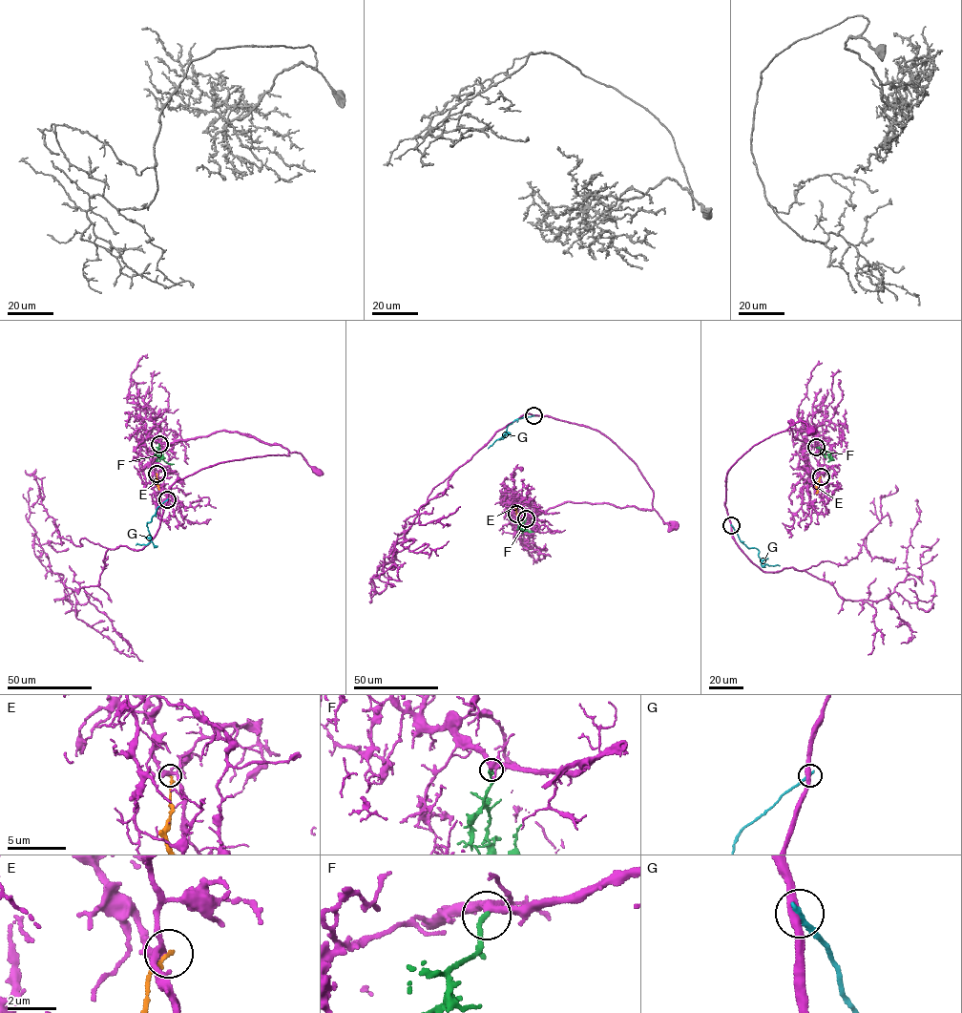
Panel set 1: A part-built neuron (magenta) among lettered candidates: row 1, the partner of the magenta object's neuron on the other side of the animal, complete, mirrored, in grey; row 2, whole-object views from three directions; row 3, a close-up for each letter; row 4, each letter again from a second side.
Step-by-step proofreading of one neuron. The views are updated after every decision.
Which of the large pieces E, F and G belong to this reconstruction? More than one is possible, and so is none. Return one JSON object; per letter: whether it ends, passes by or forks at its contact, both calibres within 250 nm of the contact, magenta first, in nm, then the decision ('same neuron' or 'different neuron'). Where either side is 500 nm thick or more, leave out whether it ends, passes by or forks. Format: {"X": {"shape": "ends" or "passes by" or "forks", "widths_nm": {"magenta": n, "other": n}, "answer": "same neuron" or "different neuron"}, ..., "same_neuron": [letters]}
{"E": {"shape": "ends", "widths_nm": {"magenta": 320, "other": 220}, "answer": "different neuron"}, "F": {"shape": "ends", "widths_nm": {"magenta": 300, "other": 220}, "answer": "same neuron"}, "G": {"shape": "ends", "widths_nm": {"magenta": 380, "other": 240}, "answer": "different neuron"}, "same_neuron": ["F"]}

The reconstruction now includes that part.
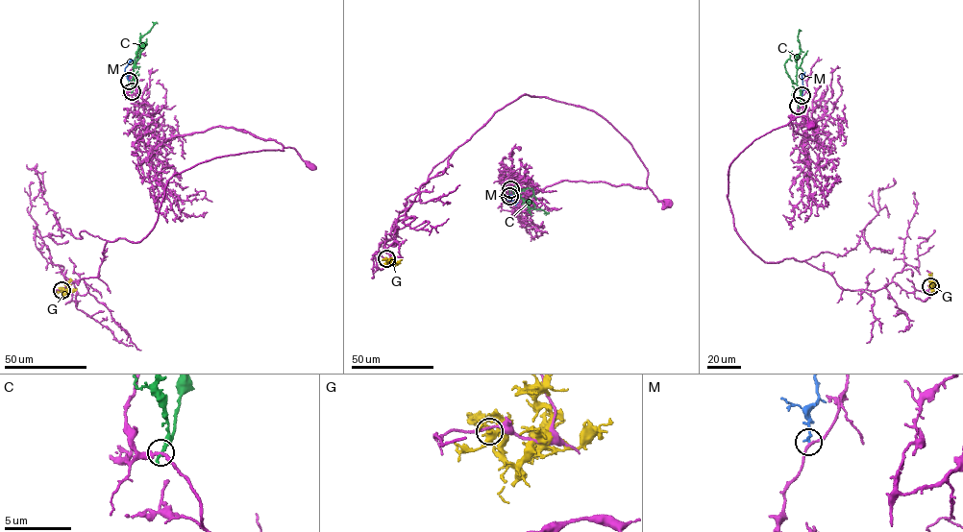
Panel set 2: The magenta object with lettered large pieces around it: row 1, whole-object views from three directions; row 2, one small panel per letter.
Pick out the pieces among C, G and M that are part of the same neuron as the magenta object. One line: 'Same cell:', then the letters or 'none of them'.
Same cell: M

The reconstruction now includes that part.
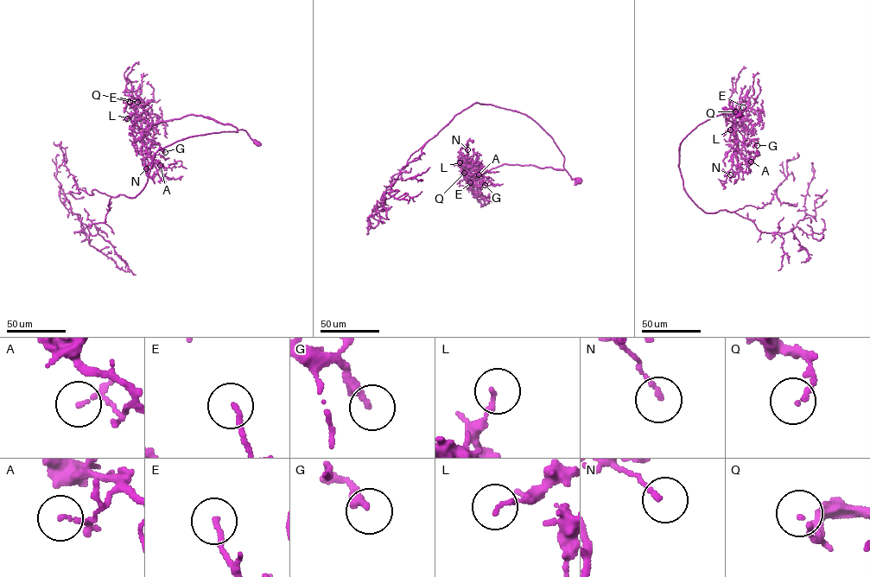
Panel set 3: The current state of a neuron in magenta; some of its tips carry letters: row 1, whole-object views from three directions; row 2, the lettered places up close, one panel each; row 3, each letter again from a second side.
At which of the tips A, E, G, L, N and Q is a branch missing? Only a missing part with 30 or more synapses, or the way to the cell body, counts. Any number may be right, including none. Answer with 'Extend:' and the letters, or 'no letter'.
Extend: G

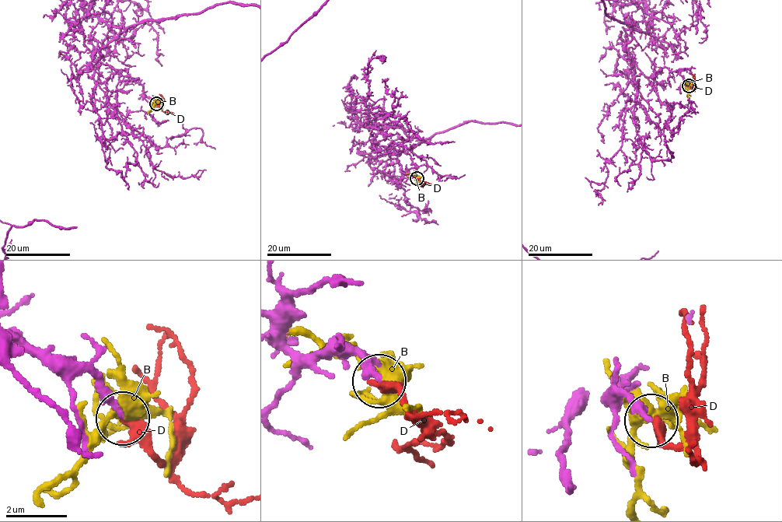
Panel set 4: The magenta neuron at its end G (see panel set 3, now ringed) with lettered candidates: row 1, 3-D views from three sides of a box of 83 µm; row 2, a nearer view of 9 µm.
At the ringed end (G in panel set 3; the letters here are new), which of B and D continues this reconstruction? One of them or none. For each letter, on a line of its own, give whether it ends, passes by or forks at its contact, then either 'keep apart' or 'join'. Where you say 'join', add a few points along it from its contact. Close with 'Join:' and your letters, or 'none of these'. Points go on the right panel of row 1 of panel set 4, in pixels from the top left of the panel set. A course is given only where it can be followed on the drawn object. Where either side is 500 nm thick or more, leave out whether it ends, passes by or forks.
B: it forks there; keep apart
D: it ends there; join; it runs (689, 85), (691, 89), (693, 86), (692, 74)
Join: D

